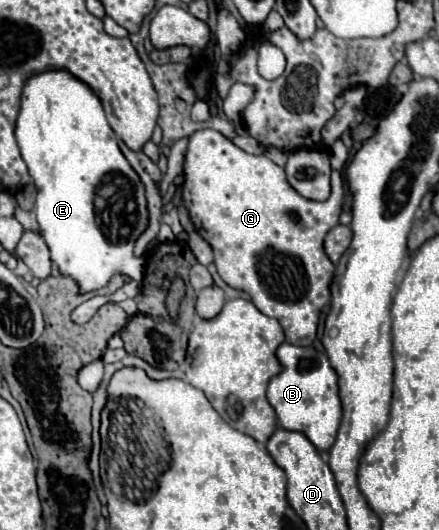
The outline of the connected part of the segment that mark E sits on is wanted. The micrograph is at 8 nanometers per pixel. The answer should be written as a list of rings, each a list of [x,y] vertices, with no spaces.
[[[52,70],[26,80],[20,102],[16,140],[38,190],[34,210],[52,262],[60,274],[74,278],[80,294],[104,288],[114,274],[128,276],[140,284],[145,275],[146,259],[134,256],[134,242],[148,228],[144,184],[120,152],[116,134],[108,126],[98,96],[66,70]]]

